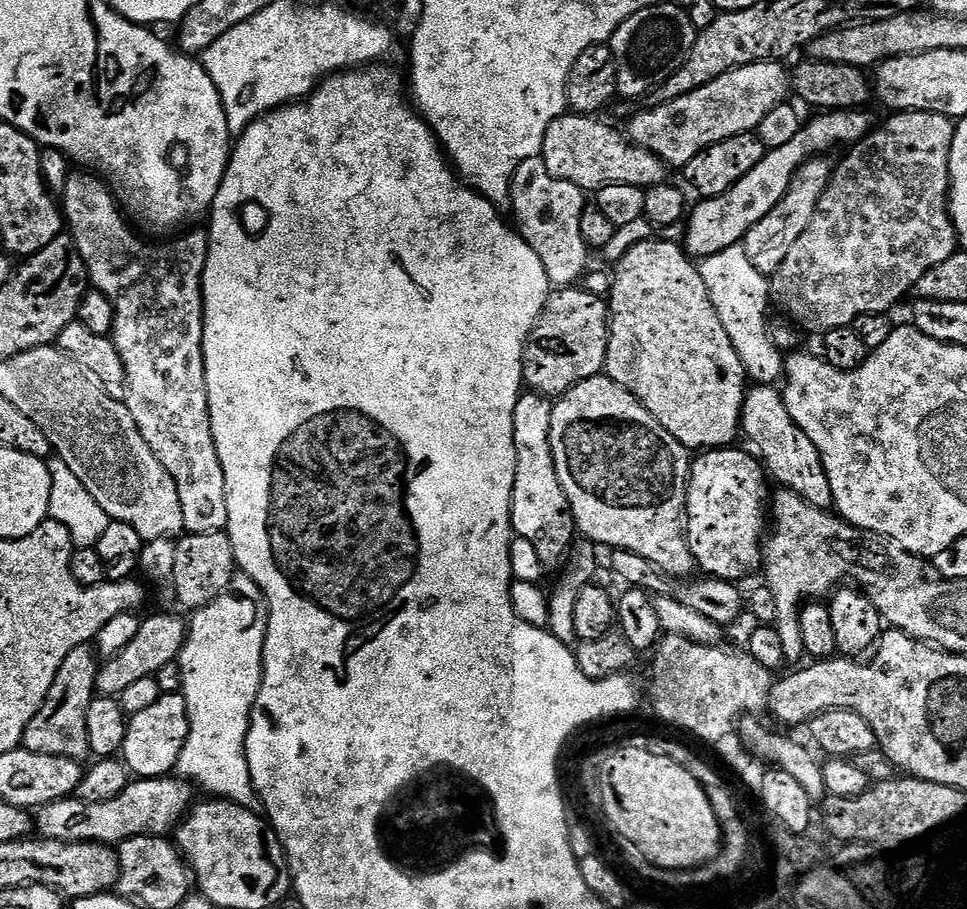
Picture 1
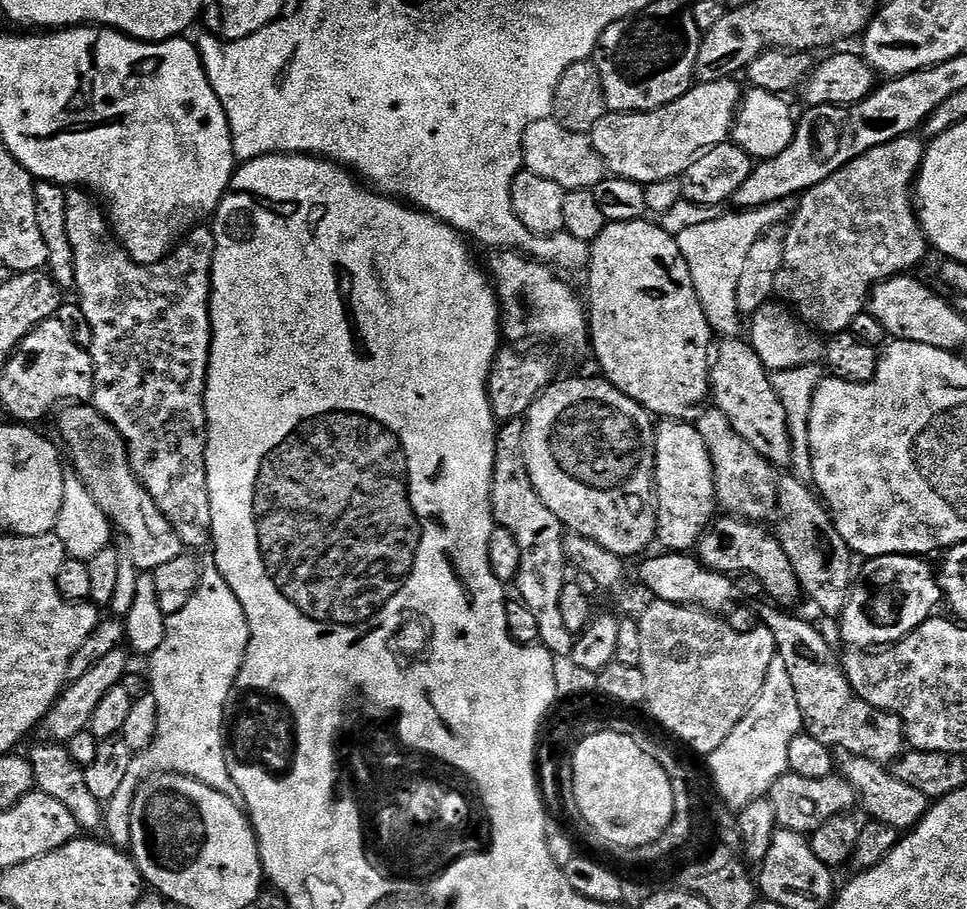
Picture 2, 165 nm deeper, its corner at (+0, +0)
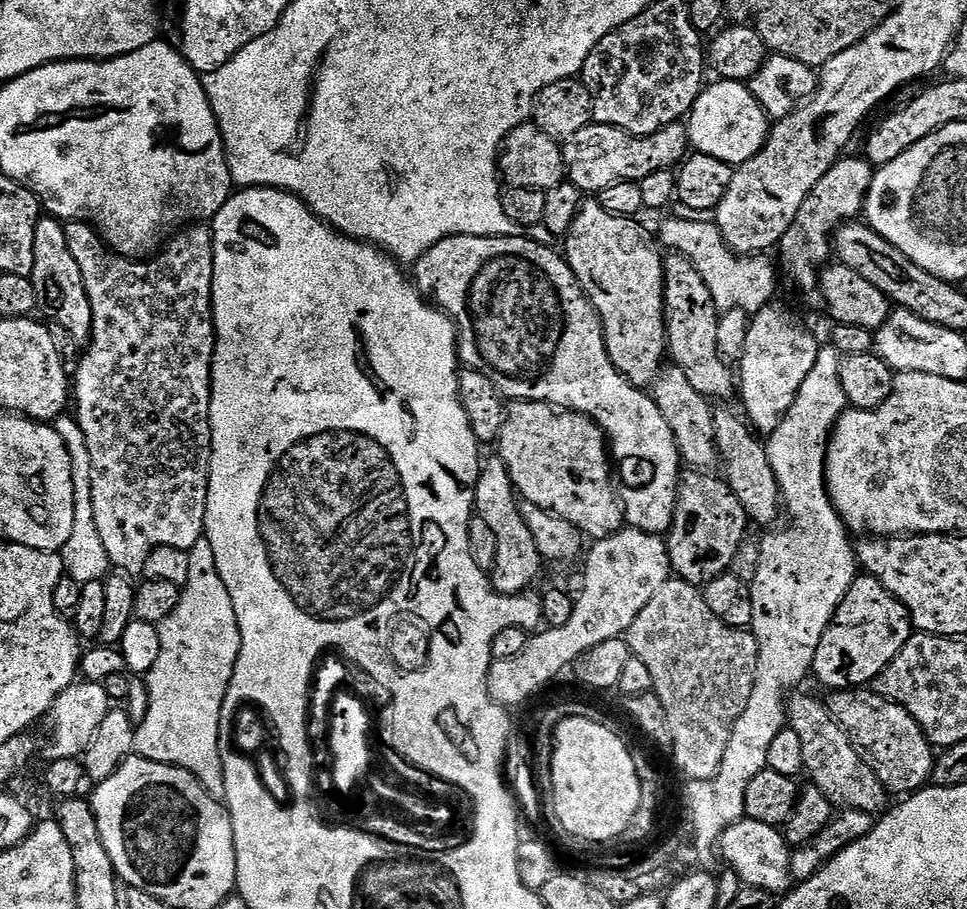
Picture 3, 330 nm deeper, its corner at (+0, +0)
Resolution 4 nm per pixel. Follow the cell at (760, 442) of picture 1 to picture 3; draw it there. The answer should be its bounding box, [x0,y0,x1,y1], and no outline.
[664,254,738,402]

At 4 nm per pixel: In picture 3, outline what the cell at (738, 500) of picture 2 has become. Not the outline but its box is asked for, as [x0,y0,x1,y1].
[650,366,720,470]

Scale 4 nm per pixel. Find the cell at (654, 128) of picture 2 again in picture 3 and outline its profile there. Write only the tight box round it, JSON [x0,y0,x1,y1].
[563,122,690,194]

